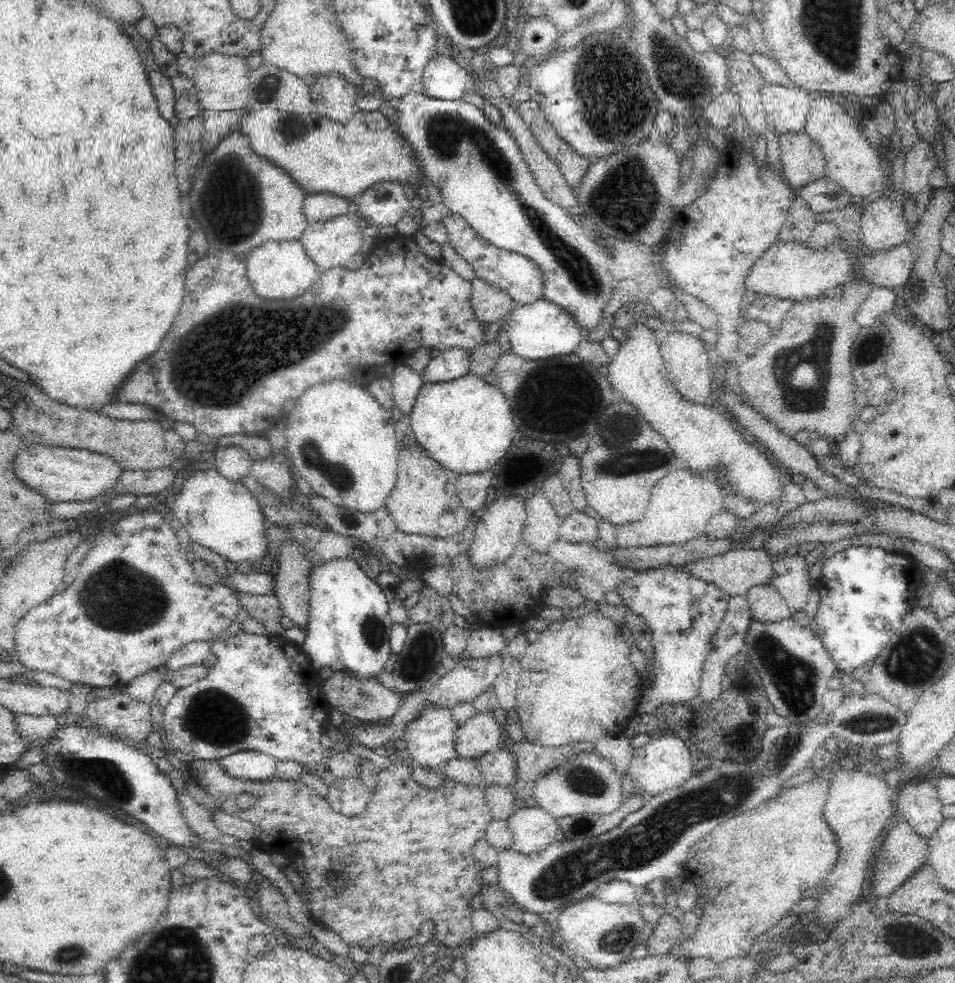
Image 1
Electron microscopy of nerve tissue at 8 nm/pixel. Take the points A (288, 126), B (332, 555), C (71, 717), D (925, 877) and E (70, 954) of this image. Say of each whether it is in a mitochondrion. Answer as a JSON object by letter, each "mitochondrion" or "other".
{"A":"other","B":"other","C":"other","D":"other","E":"mitochondrion"}

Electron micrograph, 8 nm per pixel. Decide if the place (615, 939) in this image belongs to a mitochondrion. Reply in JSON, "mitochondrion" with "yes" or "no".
{"mitochondrion":"yes"}

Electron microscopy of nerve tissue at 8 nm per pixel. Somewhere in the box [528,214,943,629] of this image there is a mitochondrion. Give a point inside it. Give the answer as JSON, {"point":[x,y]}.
{"point":[814,349]}

